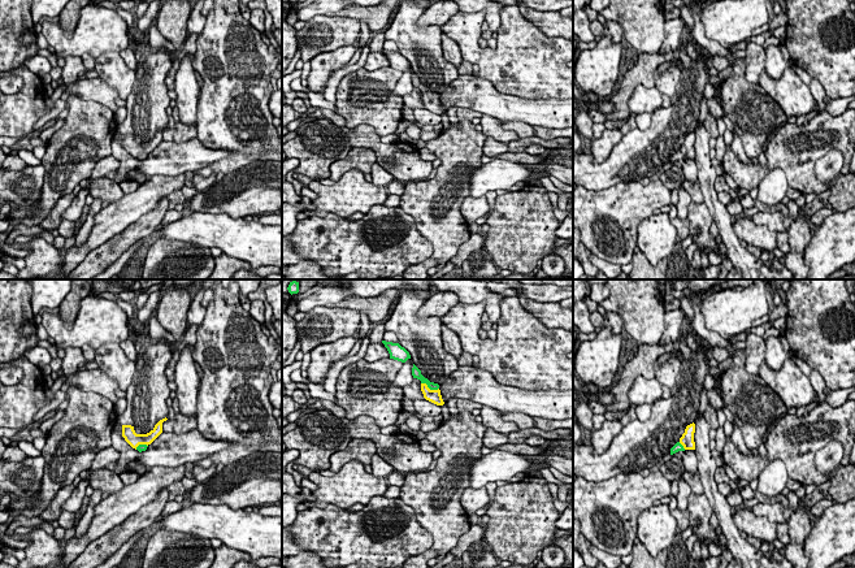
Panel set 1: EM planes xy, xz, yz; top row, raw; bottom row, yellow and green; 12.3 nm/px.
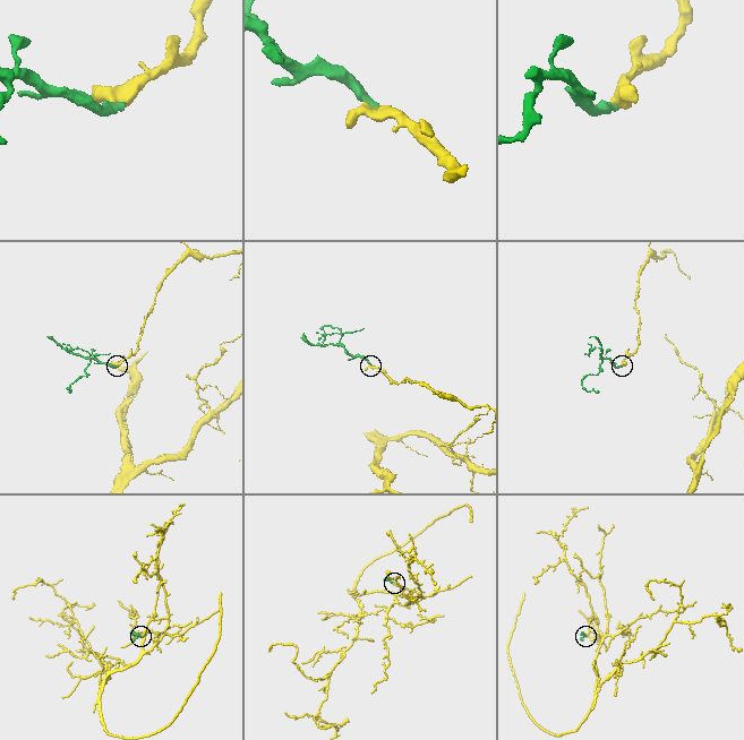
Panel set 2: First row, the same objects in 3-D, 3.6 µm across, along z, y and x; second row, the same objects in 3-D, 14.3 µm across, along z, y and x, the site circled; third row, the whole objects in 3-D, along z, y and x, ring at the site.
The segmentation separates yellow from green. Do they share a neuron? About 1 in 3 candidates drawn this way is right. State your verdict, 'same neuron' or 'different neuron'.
same neuron

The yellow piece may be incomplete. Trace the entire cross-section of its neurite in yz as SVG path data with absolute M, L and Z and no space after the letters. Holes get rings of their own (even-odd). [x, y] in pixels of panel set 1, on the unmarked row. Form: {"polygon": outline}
{"polygon": "M690 133L686 135L685 142L680 147L680 149L670 157L670 164L685 160L685 159L695 159L694 151L695 133Z"}

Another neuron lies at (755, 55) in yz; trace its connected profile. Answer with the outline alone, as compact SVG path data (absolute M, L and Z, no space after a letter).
M750 42L746 47L746 79L759 84L759 77L765 70L765 49L763 45Z

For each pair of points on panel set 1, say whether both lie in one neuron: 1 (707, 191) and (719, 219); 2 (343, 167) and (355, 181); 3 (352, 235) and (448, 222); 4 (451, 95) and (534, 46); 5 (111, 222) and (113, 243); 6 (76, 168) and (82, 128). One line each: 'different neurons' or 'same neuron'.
1: same neuron
2: different neurons
3: different neurons
4: different neurons
5: different neurons
6: same neuron

